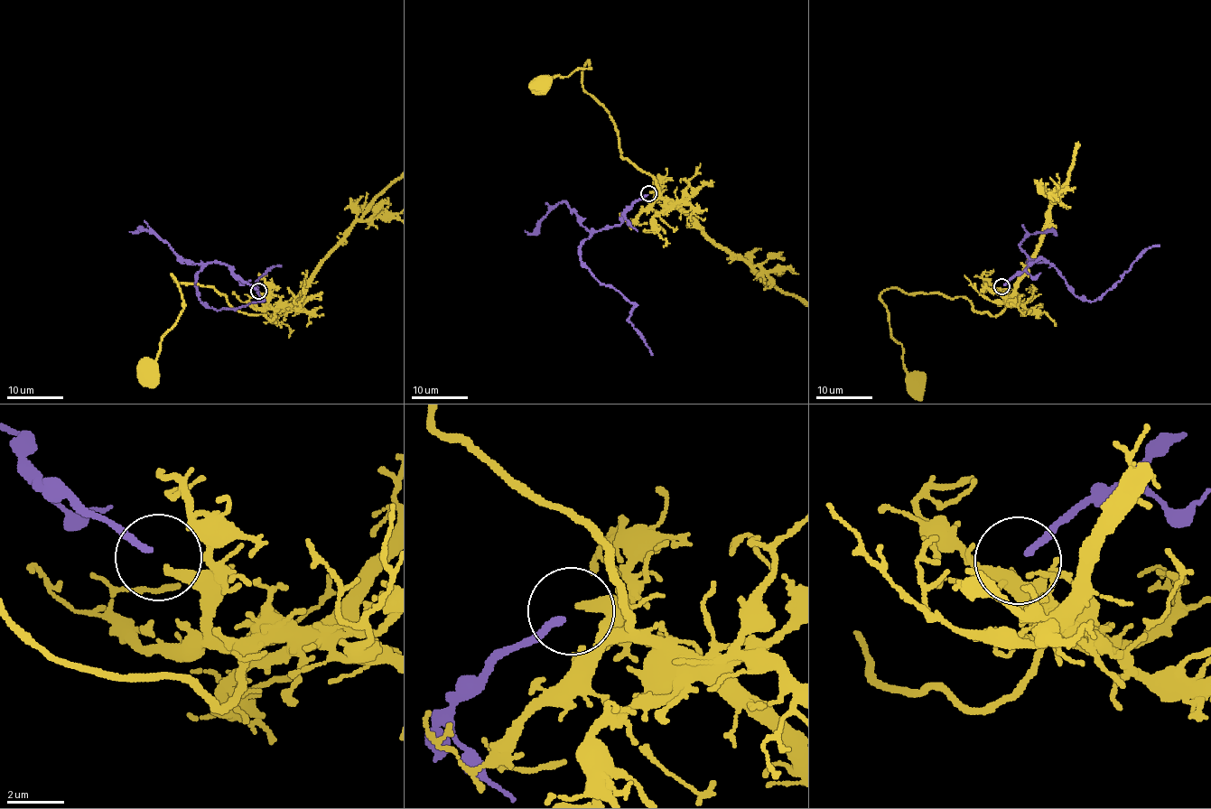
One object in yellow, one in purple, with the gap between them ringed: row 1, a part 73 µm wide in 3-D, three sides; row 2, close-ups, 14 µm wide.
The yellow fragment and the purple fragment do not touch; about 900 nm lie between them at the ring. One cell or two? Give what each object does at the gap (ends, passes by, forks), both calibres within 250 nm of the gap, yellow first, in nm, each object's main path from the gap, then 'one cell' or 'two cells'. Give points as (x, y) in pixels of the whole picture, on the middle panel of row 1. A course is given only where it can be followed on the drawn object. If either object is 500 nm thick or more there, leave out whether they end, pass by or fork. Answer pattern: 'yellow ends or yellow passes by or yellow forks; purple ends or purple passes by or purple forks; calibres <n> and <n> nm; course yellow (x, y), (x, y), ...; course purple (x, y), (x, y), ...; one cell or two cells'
yellow ends; purple ends; calibres 320 and 240 nm; course yellow (650, 191), (661, 197), (650, 175), (620, 154), (612, 117), (583, 88), (588, 60), (588, 69), (541, 84); course purple (647, 195), (633, 201), (619, 224), (597, 230), (578, 252), (601, 283), (636, 306), (628, 320), (652, 355); two cells

